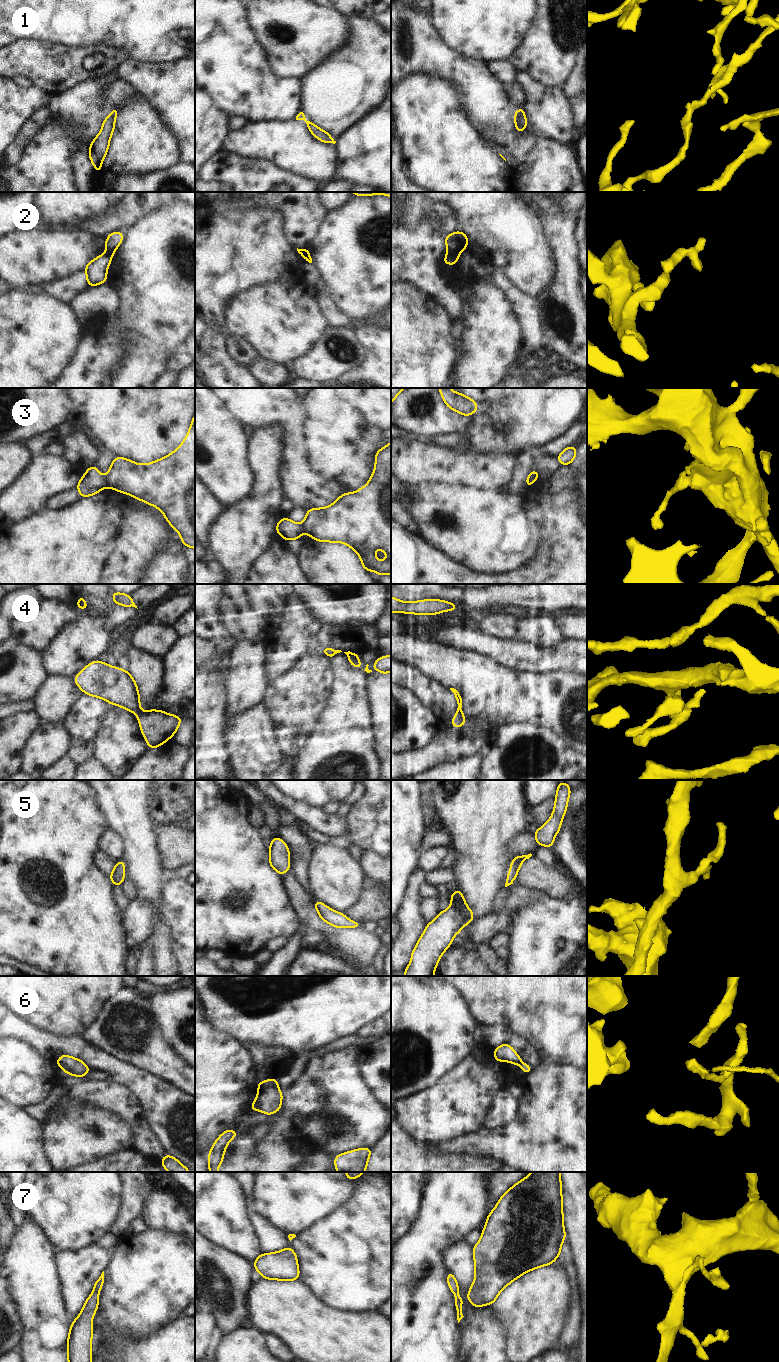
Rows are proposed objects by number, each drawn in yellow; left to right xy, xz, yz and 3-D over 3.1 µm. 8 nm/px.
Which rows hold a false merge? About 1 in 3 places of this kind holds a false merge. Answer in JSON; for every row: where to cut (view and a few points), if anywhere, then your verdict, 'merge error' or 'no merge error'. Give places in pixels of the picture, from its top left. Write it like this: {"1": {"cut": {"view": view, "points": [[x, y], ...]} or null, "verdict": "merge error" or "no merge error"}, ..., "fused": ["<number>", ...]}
{"1": {"cut": null, "verdict": "no merge error"}, "2": {"cut": {"view": "yz", "points": [[448, 253], [457, 256]]}, "verdict": "merge error"}, "3": {"cut": {"view": "xy", "points": [[105, 478], [107, 485]]}, "verdict": "merge error"}, "4": {"cut": null, "verdict": "no merge error"}, "5": {"cut": null, "verdict": "no merge error"}, "6": {"cut": {"view": "yz", "points": [[522, 1062], [519, 1064]]}, "verdict": "merge error"}, "7": {"cut": null, "verdict": "no merge error"}, "fused": ["2", "3", "6"]}

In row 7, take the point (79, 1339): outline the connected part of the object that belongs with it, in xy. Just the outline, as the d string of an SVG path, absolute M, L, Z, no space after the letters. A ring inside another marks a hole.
M104 1271L101 1276L96 1280L93 1286L93 1293L87 1298L80 1315L71 1323L71 1328L69 1329L69 1335L67 1340L67 1356L68 1362L91 1362L92 1361L92 1349L91 1341L93 1338L92 1334L92 1320L96 1313L97 1307L99 1305L98 1294L104 1283Z

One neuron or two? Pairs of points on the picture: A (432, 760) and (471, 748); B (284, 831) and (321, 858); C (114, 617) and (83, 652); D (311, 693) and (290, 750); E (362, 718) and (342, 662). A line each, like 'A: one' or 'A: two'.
A: one
B: two
C: two
D: one
E: one

